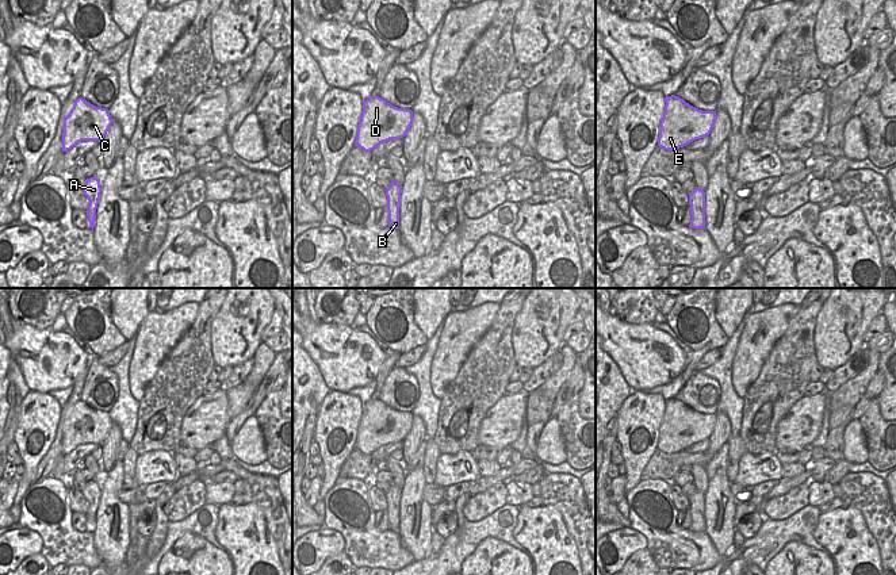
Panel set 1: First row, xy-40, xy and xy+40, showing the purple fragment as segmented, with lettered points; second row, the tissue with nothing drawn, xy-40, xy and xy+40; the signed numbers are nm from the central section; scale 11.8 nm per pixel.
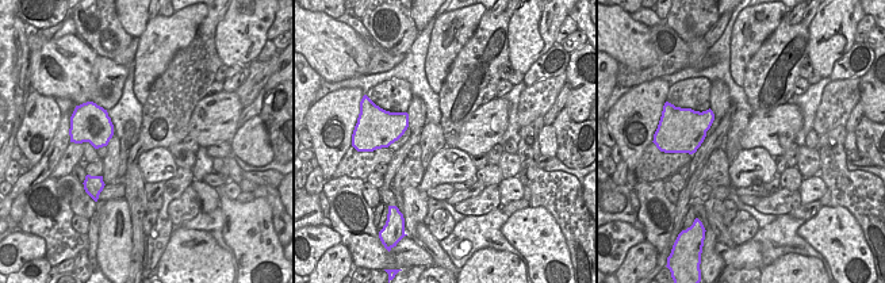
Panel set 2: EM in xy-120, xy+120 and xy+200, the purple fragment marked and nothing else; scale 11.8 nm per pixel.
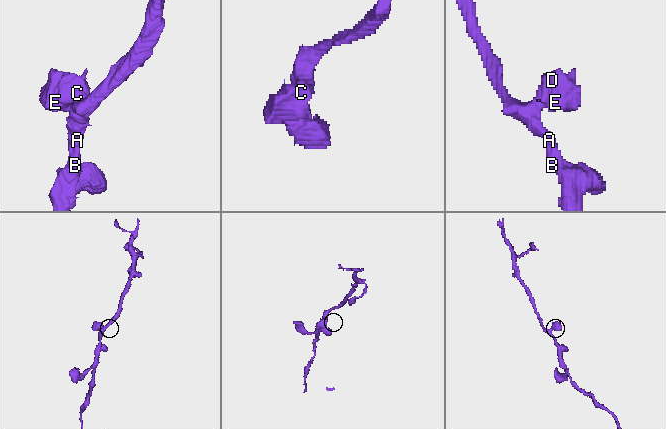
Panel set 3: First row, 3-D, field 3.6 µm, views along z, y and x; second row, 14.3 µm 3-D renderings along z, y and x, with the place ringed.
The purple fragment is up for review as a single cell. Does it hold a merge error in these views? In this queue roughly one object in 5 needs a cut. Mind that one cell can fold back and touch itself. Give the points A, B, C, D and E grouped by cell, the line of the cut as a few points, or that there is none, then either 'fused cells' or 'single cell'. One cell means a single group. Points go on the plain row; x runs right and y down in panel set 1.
A B C D E | no cut | single cell

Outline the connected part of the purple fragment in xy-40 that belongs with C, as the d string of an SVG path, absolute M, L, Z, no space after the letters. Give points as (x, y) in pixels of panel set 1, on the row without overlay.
M79 400L64 422L62 455L70 453L81 444L102 445L112 423L107 411L96 410Z

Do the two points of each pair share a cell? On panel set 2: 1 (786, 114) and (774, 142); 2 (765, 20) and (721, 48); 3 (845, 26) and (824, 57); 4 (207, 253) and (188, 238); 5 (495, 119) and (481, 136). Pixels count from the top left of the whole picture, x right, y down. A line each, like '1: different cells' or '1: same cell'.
1: same cell
2: different cells
3: same cell
4: same cell
5: same cell

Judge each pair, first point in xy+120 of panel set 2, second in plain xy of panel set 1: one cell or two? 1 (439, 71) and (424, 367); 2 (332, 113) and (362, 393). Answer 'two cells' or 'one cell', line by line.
1: two cells
2: two cells

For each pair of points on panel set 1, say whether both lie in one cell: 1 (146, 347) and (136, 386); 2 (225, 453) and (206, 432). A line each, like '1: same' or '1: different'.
1: same
2: different

